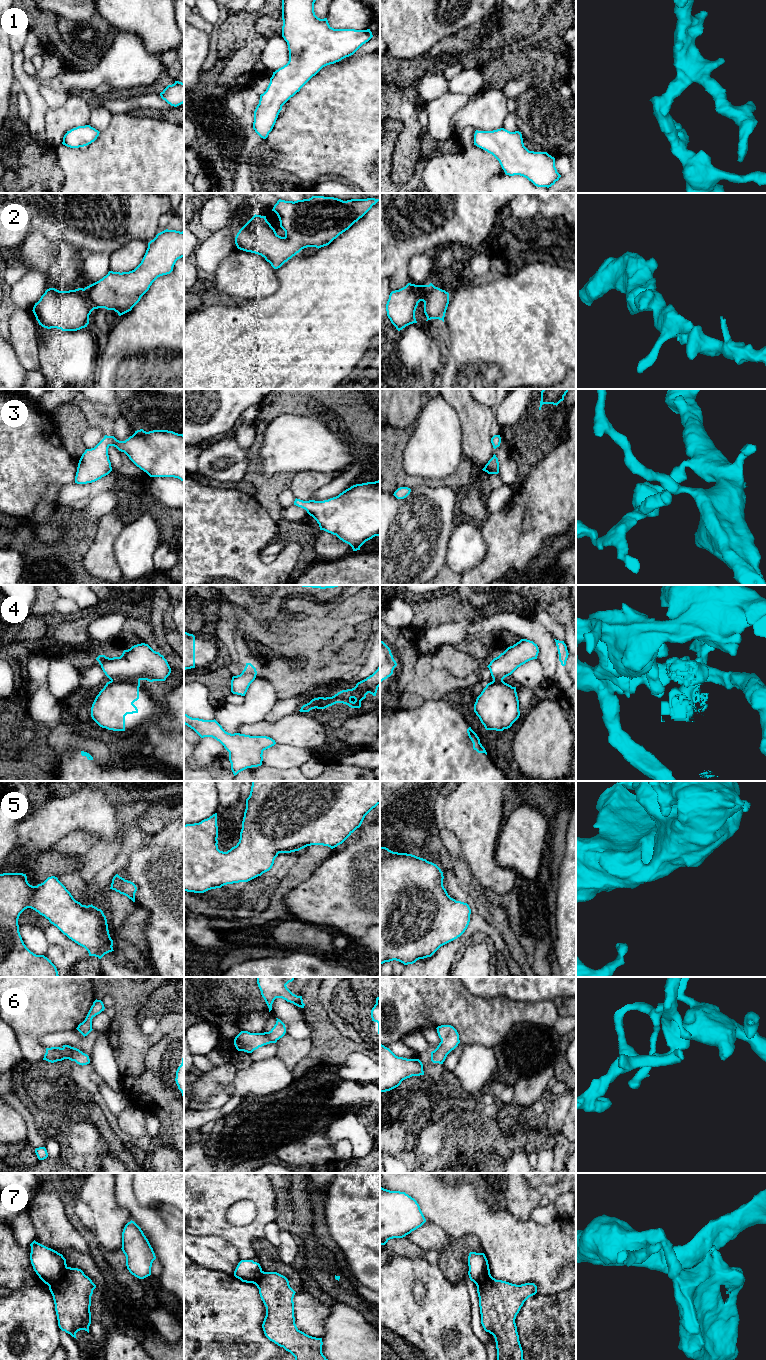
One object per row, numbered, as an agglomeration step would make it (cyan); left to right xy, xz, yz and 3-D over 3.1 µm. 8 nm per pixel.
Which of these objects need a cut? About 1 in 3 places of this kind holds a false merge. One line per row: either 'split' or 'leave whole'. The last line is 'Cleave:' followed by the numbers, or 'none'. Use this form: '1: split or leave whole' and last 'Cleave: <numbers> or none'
1: leave whole
2: leave whole
3: leave whole
4: split
5: leave whole
6: leave whole
7: split
Cleave: 4, 7

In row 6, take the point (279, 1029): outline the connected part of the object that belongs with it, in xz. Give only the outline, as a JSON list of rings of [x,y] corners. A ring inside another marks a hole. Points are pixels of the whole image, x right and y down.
[[[276,1018],[276,1024],[269,1032],[250,1033],[241,1031],[234,1039],[234,1045],[238,1051],[252,1053],[254,1050],[270,1043],[276,1043],[286,1033],[285,1024]]]

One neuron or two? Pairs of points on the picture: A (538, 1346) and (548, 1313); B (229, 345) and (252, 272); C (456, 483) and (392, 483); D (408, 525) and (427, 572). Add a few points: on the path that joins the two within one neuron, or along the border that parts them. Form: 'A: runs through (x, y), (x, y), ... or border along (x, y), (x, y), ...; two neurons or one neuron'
A: runs through (546, 1338), (548, 1336), (548, 1321); one neuron
B: border along (266, 296), (239, 301); two neurons
C: runs through (440, 482), (408, 481); one neuron
D: runs through (408, 537), (408, 547), (420, 560); one neuron

